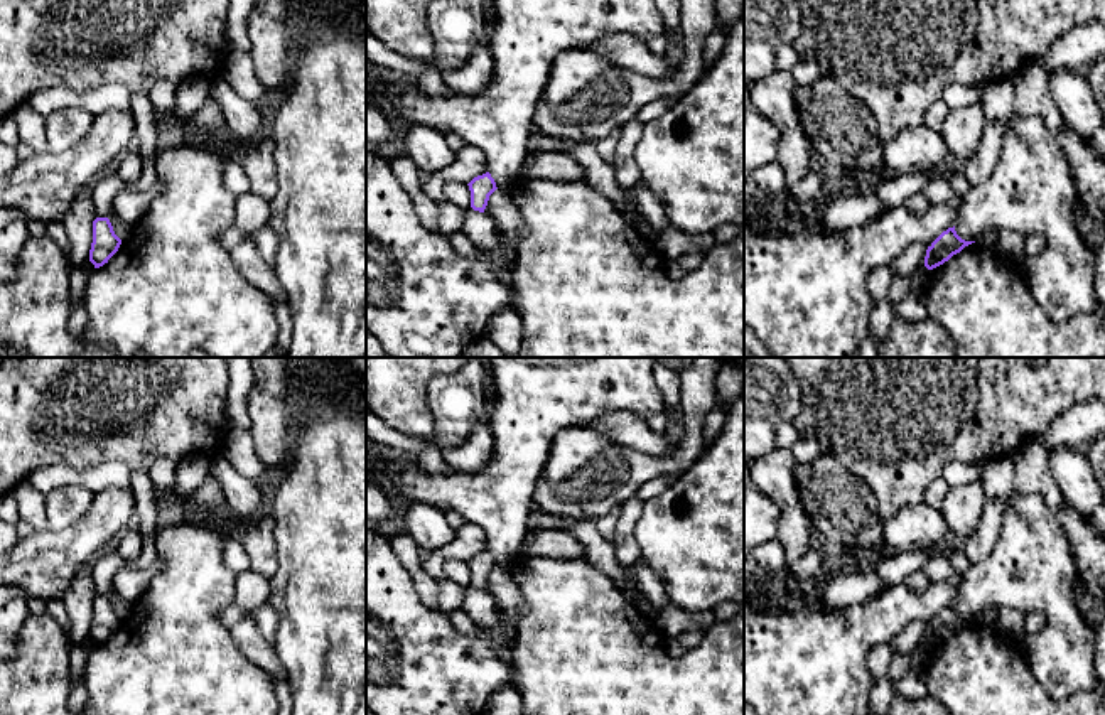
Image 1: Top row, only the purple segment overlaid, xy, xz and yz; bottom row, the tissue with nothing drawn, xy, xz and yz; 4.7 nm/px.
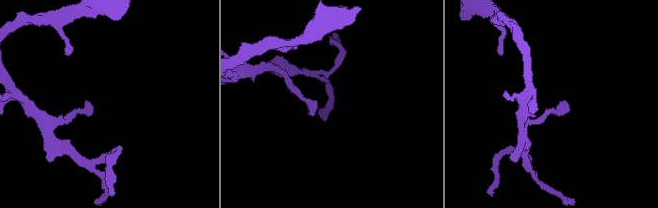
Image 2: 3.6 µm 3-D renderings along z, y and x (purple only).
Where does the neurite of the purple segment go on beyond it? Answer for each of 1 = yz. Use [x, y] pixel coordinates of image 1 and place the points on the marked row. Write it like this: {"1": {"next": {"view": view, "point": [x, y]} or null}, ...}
{"1": {"next": null}}

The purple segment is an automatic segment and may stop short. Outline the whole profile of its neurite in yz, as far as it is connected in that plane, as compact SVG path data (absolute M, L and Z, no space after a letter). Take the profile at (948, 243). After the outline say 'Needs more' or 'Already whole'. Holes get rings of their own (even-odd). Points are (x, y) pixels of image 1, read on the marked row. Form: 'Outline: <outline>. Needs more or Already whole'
Outline: M955 226L943 231L926 250L924 266L933 270L975 241L962 239Z. Already whole

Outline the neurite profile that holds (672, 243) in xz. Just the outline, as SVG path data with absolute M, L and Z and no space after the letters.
M675 226L660 233L655 248L658 260L676 260L685 253L705 255L714 245L715 238L712 233L688 234L676 229Z

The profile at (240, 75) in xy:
M229 51L223 78L246 101L268 103L270 93L256 78L255 64L246 52Z

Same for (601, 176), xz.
M572 143L567 153L577 160L585 179L594 189L601 191L611 201L614 201L619 196L616 172L612 165L606 164L599 157L596 143Z

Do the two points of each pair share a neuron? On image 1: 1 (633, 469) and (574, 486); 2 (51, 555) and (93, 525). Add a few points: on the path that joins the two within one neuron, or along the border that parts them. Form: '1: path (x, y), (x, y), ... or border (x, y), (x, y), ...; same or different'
1: path (618, 471), (589, 474); same
2: path (61, 553), (83, 535); same

